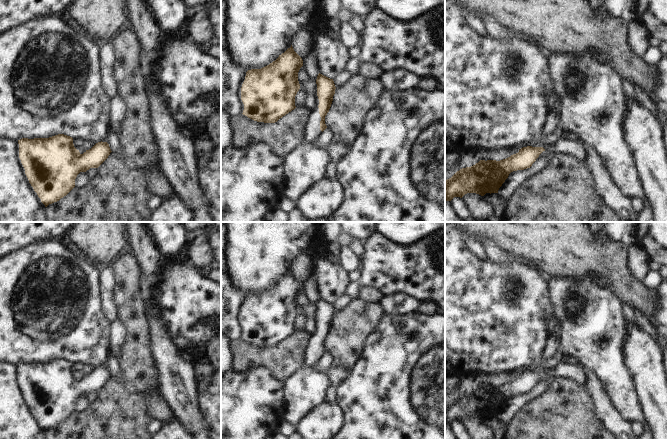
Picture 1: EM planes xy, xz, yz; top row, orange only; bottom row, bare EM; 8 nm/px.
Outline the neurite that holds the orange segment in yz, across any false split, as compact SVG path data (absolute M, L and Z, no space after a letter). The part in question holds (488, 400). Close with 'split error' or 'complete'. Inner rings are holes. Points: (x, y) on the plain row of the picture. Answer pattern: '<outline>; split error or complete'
M562 360L552 370L541 364L536 365L533 369L524 369L518 377L506 383L480 384L471 391L460 393L445 404L445 425L462 422L467 417L481 420L498 417L511 396L530 392L539 380L552 381L555 377L573 378L586 387L586 372L580 363Z; split error

